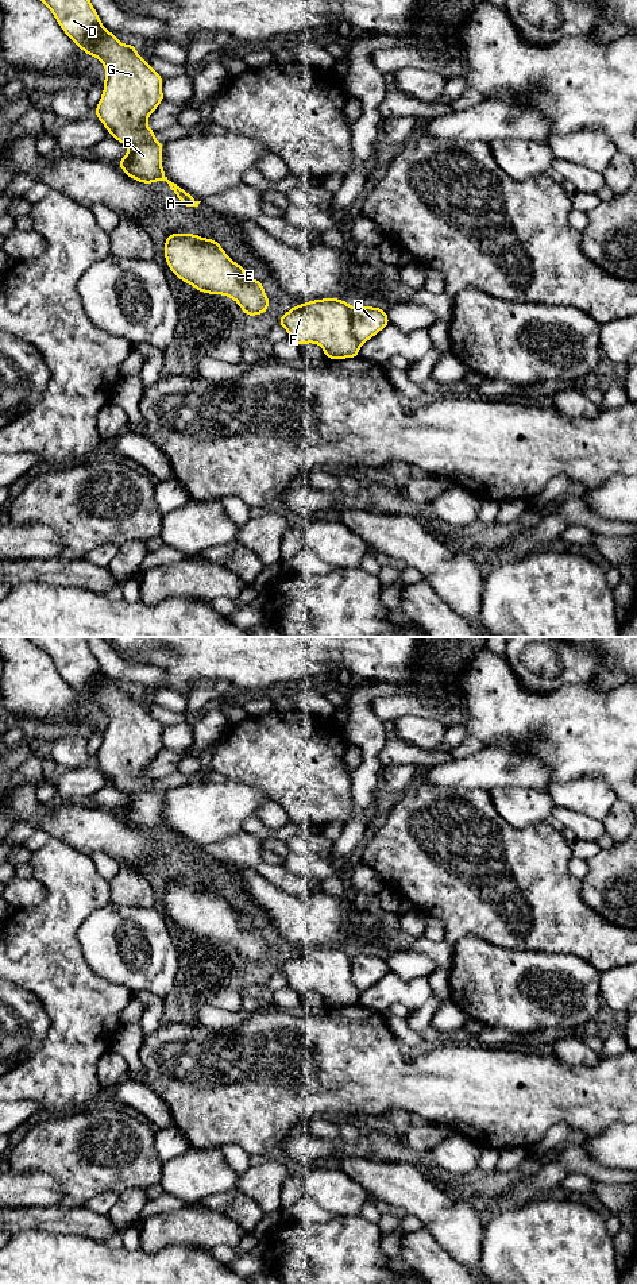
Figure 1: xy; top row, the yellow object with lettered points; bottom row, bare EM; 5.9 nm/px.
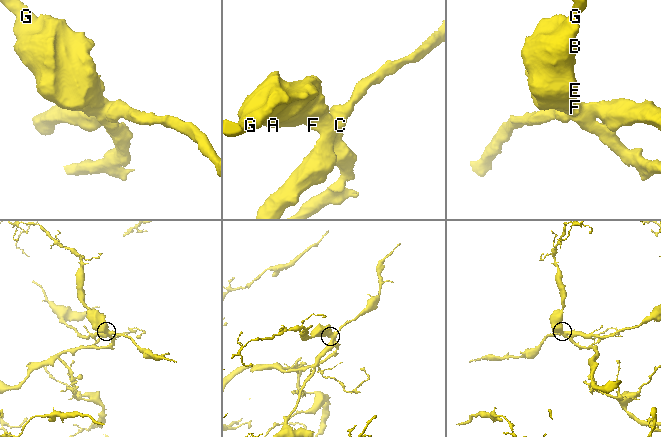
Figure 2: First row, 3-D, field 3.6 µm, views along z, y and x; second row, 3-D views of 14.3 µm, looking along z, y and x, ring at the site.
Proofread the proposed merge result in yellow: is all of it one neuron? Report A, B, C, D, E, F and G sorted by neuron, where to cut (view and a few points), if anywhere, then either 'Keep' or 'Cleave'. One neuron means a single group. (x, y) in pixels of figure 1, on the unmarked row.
Groups: A B D E F G / C. Split along xy (350, 956), (351, 981), (359, 992). Cleave

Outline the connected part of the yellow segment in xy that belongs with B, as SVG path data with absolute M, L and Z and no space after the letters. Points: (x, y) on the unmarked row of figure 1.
M28 637L39 649L47 653L63 680L74 692L93 703L105 714L104 740L94 757L96 765L108 777L109 784L128 795L128 800L117 810L120 817L132 827L151 833L166 829L174 842L186 854L198 854L188 840L167 827L162 818L162 795L165 791L154 787L157 779L147 773L147 765L165 748L162 741L163 726L142 706L135 692L123 692L119 686L107 679L93 656L88 637Z

